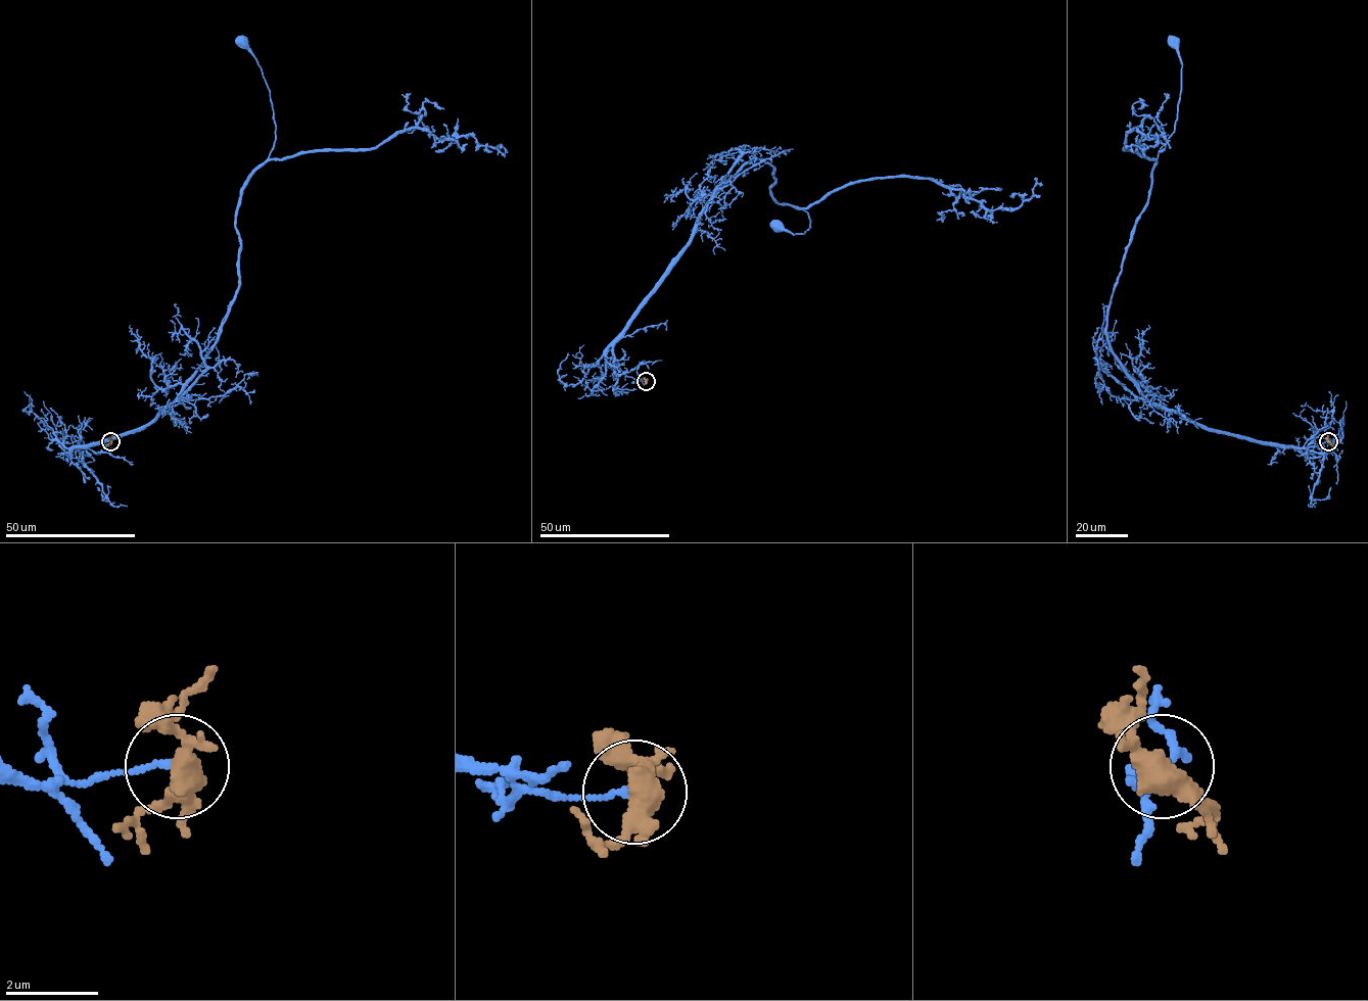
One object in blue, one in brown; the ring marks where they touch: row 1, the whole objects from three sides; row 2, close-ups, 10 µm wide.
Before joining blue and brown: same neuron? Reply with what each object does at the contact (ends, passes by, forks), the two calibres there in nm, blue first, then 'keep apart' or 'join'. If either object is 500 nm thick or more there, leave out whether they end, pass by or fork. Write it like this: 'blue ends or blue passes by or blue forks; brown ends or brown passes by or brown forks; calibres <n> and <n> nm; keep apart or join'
blue ends; brown forks; calibres 120 and 420 nm; keep apart

